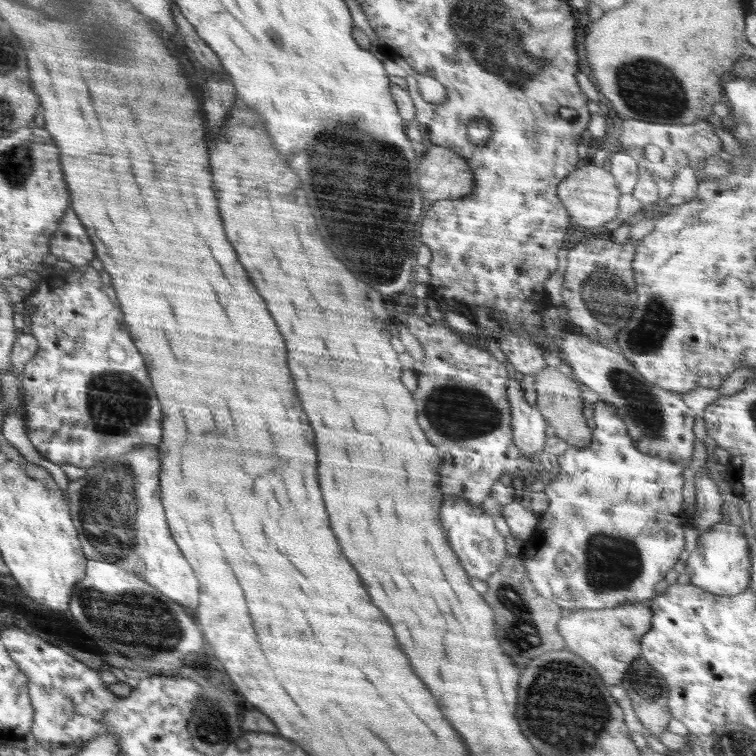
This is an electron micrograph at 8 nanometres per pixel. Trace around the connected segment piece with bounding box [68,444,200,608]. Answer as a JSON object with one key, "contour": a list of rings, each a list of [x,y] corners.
{"contour":[[[144,444],[140,448],[134,447],[126,455],[108,457],[102,459],[100,464],[96,464],[85,470],[82,478],[69,481],[68,495],[69,512],[73,526],[76,528],[85,558],[99,560],[104,558],[108,562],[126,562],[126,570],[130,568],[152,568],[152,576],[144,576],[148,584],[158,588],[164,596],[172,598],[174,602],[196,608],[198,606],[198,580],[186,562],[182,552],[178,550],[176,542],[172,540],[170,528],[166,524],[165,511],[160,504],[160,484],[158,484],[158,474],[160,474],[160,460],[158,460],[158,448]]]}

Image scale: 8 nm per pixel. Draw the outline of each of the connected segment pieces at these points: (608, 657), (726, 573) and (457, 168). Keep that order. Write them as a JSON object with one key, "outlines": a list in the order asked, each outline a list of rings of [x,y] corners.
{"outlines":[[[[626,603],[618,605],[614,608],[585,610],[564,612],[568,614],[566,618],[560,620],[558,624],[558,632],[562,634],[562,638],[566,640],[566,648],[576,652],[578,656],[582,656],[586,662],[594,666],[598,670],[598,674],[602,676],[602,680],[608,686],[620,684],[622,676],[630,668],[631,662],[634,662],[641,654],[641,638],[651,628],[652,612],[649,603]]],[[[724,520],[711,526],[699,536],[695,550],[685,563],[690,583],[716,595],[732,596],[749,587],[751,576],[751,557],[748,538],[743,528],[726,524]]],[[[429,147],[419,159],[417,171],[426,207],[438,200],[460,199],[474,188],[474,175],[468,161],[451,148]]]]}

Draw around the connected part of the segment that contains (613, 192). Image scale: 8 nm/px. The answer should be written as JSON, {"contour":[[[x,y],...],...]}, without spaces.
{"contour":[[[591,162],[580,169],[576,169],[558,184],[556,195],[564,207],[568,208],[573,221],[580,230],[604,226],[606,222],[617,218],[618,198],[620,198],[621,192],[618,190],[616,181],[607,166],[600,167]]]}

